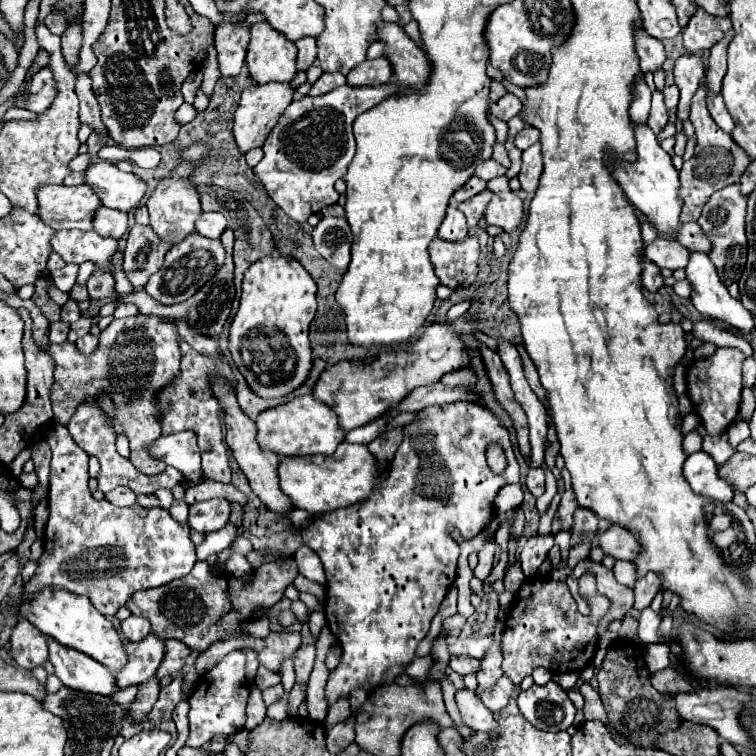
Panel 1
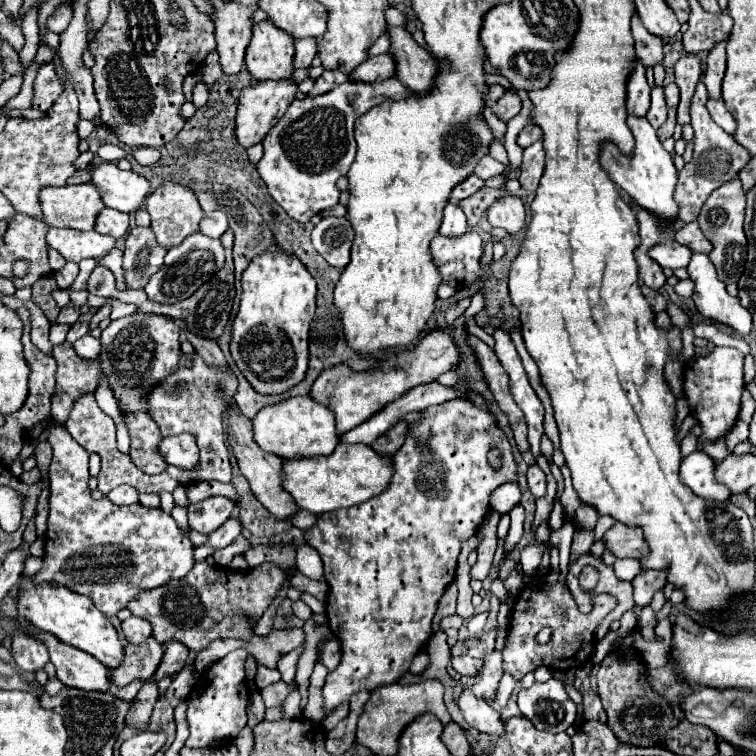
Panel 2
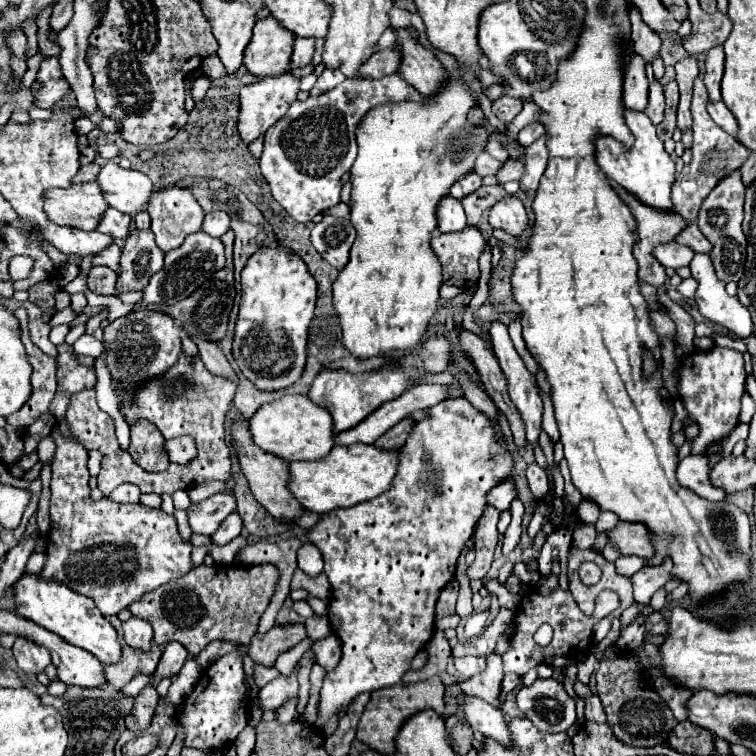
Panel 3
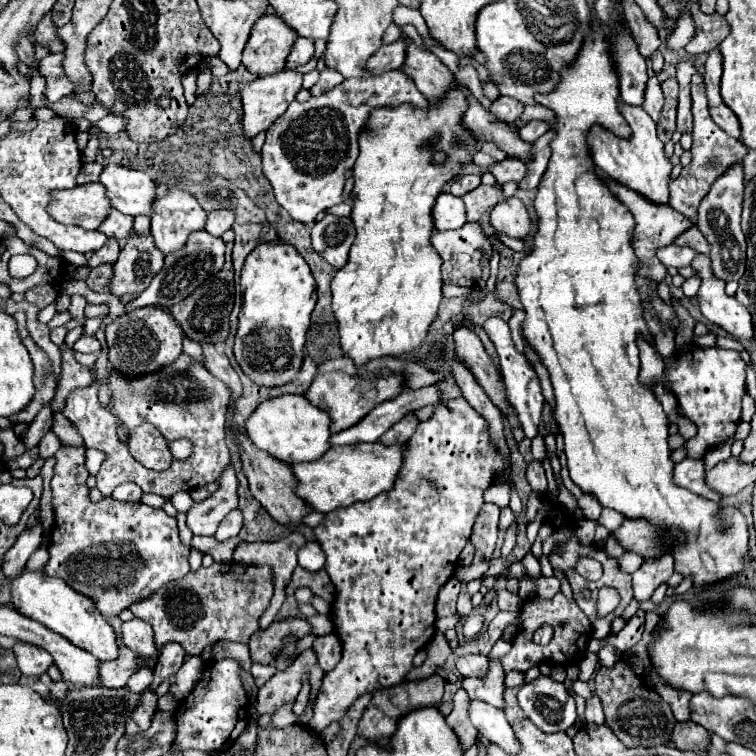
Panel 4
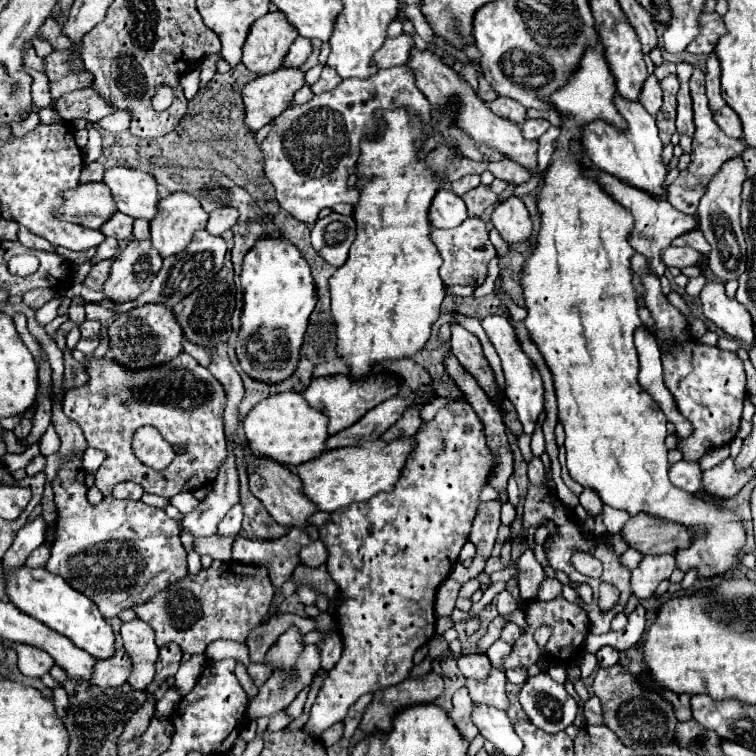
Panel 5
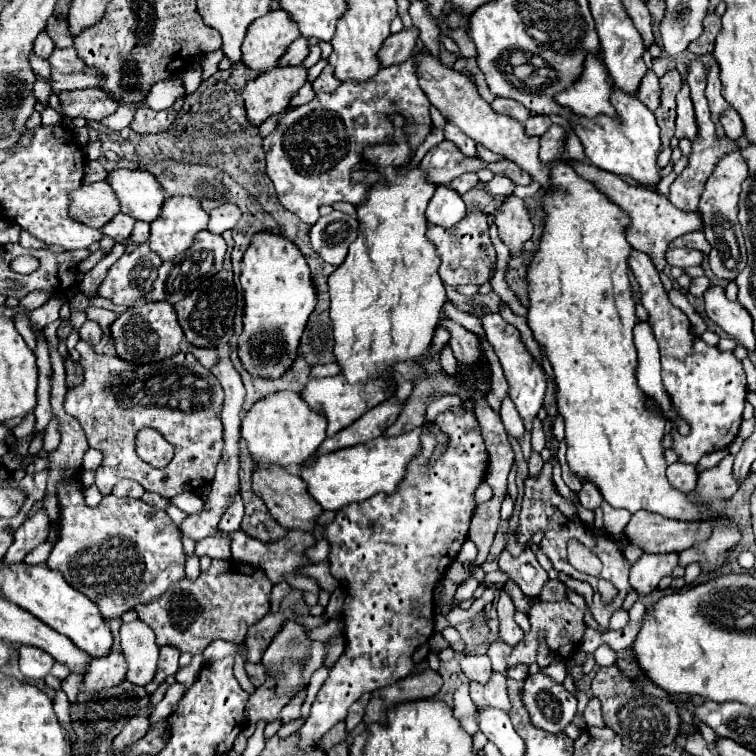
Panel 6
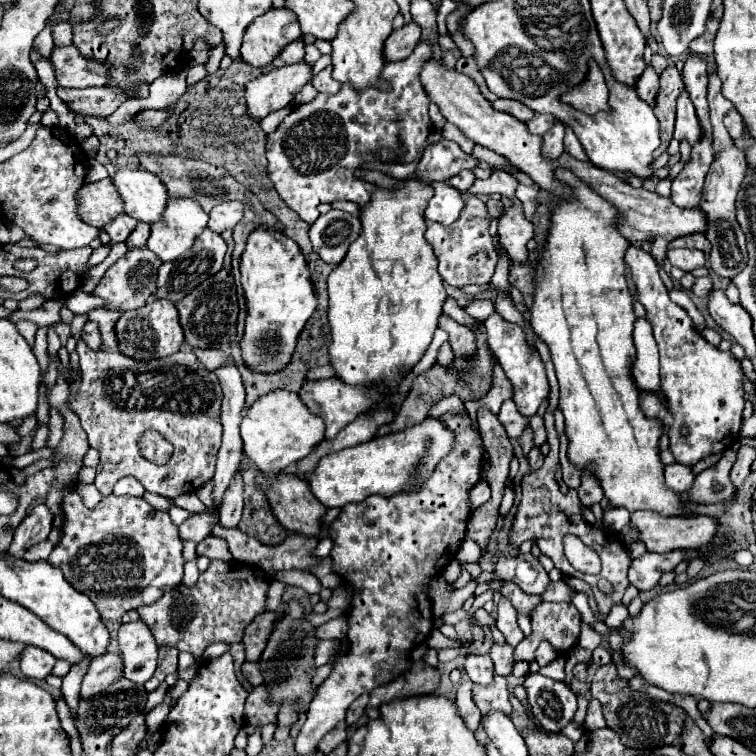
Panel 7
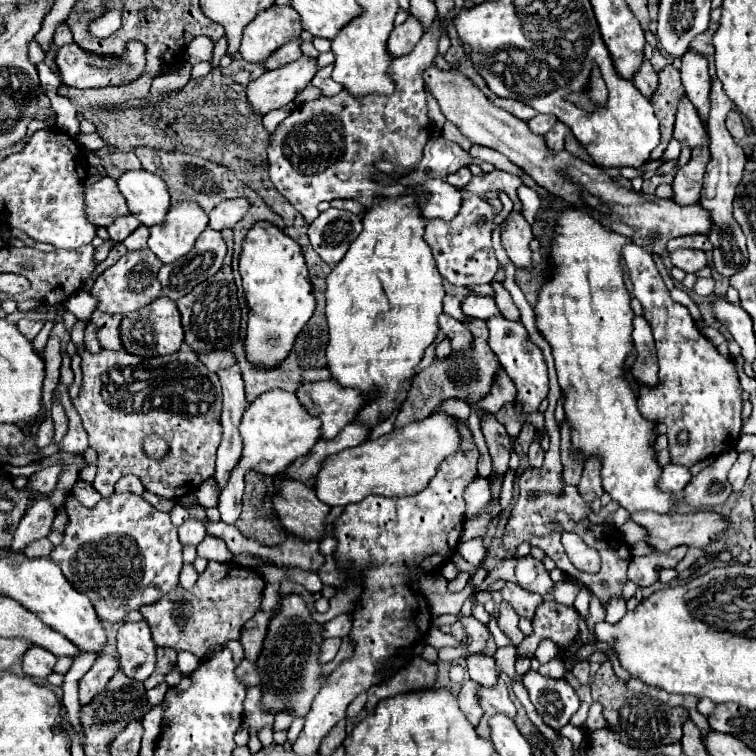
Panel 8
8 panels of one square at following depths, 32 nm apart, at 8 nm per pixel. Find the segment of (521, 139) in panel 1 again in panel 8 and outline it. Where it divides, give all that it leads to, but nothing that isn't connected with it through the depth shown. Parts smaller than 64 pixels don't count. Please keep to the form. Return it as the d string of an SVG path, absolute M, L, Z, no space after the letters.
M538 114L536 118L532 118L532 120L528 122L528 126L530 126L530 130L532 130L534 134L542 134L542 136L544 136L556 122L558 122L558 118L552 116L552 114Z

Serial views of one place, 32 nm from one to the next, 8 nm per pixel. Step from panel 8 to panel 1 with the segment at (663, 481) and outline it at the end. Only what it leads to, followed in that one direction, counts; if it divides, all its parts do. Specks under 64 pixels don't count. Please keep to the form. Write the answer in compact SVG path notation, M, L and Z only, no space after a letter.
M694 452L686 458L684 462L684 478L690 484L690 488L700 494L700 496L708 496L714 498L718 502L730 502L734 492L732 488L718 478L716 470L716 462L712 460L712 456L708 456L706 452Z

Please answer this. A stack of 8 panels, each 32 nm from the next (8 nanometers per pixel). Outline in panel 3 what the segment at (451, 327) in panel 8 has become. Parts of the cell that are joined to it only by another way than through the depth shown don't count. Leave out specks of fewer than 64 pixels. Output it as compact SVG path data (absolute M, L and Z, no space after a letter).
M460 330L458 340L460 340L460 346L462 346L464 354L474 364L486 394L492 398L496 408L500 412L504 412L504 416L508 418L516 446L524 446L524 442L526 442L524 424L520 420L520 414L516 410L516 406L510 402L510 396L508 396L508 390L506 390L506 378L500 370L500 364L498 364L496 356L490 352L490 348L484 344L484 340L470 330Z

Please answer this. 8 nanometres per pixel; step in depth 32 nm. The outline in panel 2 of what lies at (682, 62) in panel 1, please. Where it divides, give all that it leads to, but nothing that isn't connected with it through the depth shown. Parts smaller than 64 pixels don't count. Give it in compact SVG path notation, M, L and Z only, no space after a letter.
M688 54L680 58L674 66L676 72L676 84L680 88L680 104L678 104L678 124L686 126L690 124L690 100L696 88L696 82L700 80L700 58L694 54Z

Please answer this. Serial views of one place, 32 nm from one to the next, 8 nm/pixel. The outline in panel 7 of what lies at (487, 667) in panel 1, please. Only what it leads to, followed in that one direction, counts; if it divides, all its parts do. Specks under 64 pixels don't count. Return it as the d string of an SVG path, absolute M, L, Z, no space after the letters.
M496 676L494 684L490 684L490 686L474 686L474 700L476 700L476 706L484 714L488 714L492 710L500 710L500 712L512 716L512 712L514 712L510 698L508 698L506 678L502 678L502 676Z

